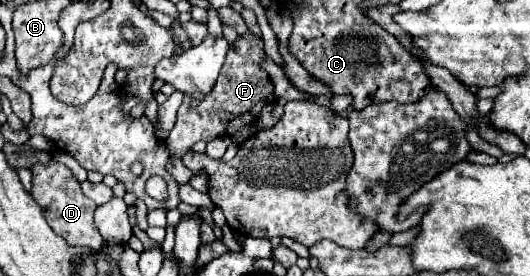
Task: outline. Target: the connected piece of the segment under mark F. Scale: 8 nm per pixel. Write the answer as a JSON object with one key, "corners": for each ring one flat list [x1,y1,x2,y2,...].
{"corners":[[245,33,235,41,235,45,229,49,229,53,225,57,225,63,223,63,223,69,219,73,213,93,205,101,201,101,201,105,195,109,187,107,189,105,187,97,185,97,183,105,179,107,177,123,165,141,171,157,181,159,185,153,191,151,191,147,197,141,209,143,215,137,233,135,241,125,253,123,259,117,259,111,263,105,275,101,273,83,271,83,269,75,259,67,261,57,263,57,263,41,257,35]]}

